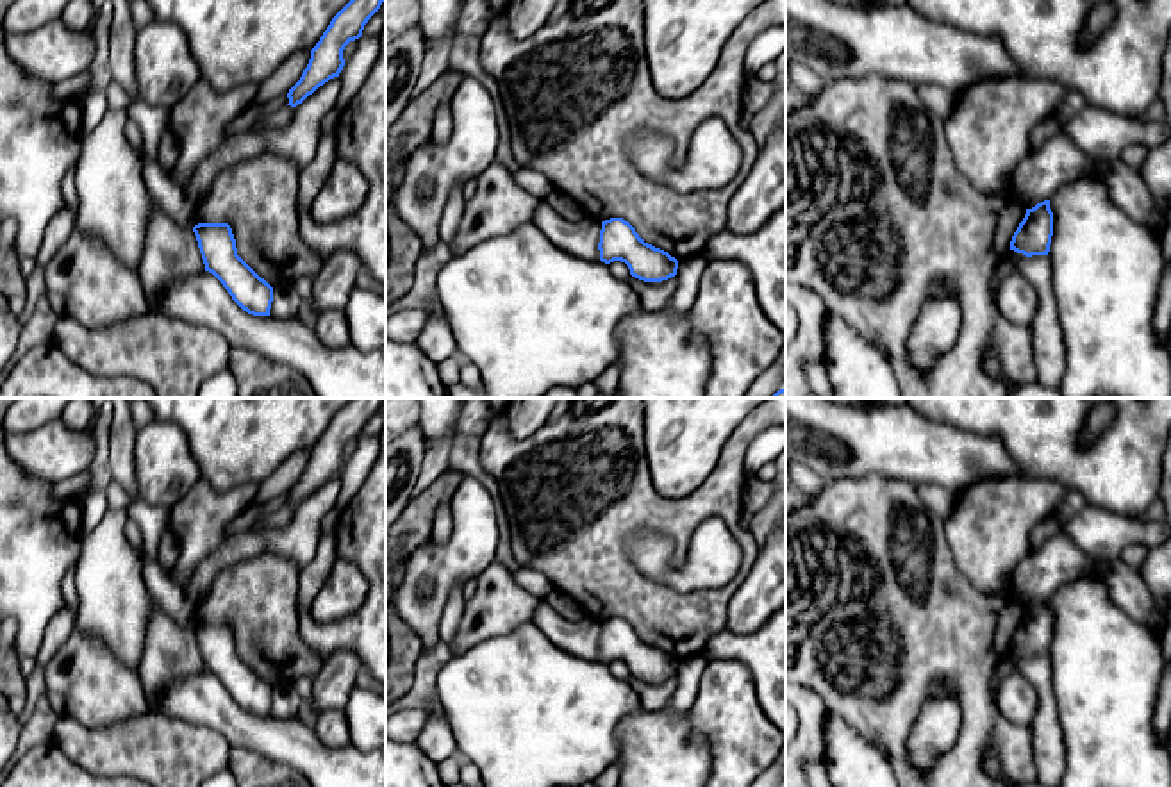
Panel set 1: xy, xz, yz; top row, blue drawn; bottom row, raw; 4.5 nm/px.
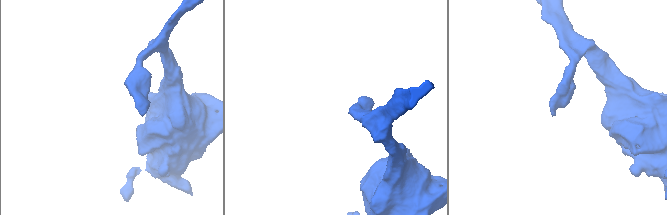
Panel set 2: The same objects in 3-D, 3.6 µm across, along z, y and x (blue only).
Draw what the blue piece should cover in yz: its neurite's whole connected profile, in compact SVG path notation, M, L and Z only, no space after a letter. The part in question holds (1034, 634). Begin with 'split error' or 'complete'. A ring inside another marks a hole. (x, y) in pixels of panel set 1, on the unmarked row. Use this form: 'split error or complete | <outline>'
complete | M1050 600L1026 609L1023 621L1012 635L1010 650L1032 655L1048 655L1053 635L1053 612Z

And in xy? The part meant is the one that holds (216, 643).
complete | M198 623L193 632L205 671L223 683L243 710L253 716L270 716L273 687L237 655L230 625Z

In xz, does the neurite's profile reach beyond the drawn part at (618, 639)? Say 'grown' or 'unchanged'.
unchanged

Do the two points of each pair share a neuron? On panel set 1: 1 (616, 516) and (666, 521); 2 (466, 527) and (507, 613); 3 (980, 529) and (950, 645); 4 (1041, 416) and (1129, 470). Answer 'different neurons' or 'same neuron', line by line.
1: same neuron
2: different neurons
3: different neurons
4: same neuron

